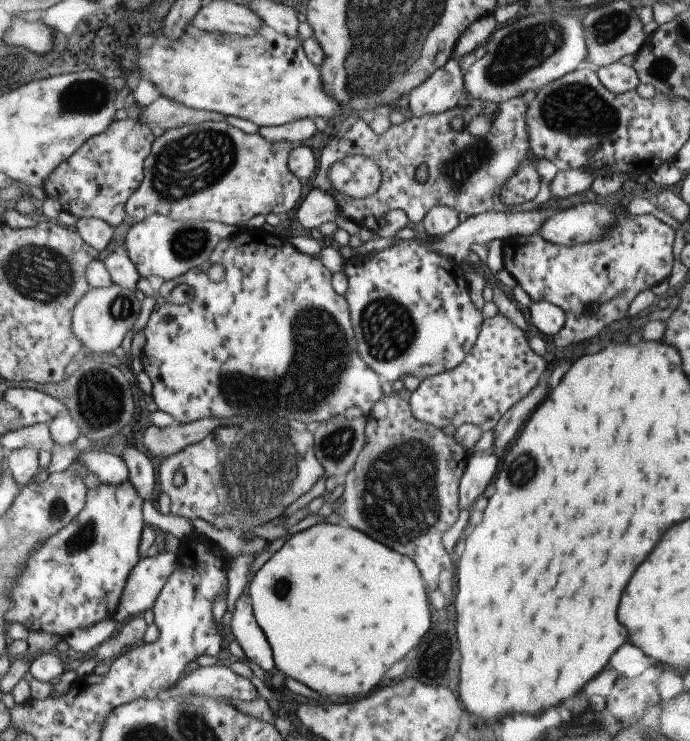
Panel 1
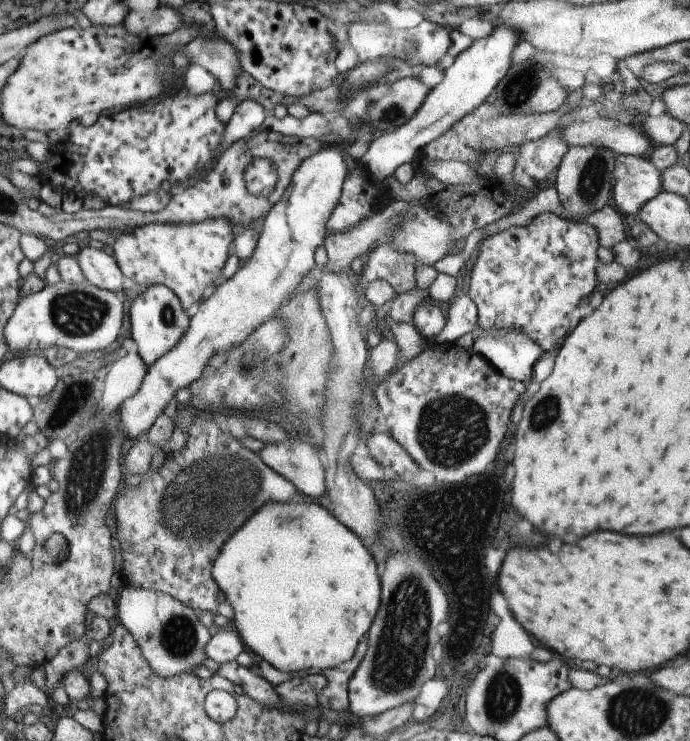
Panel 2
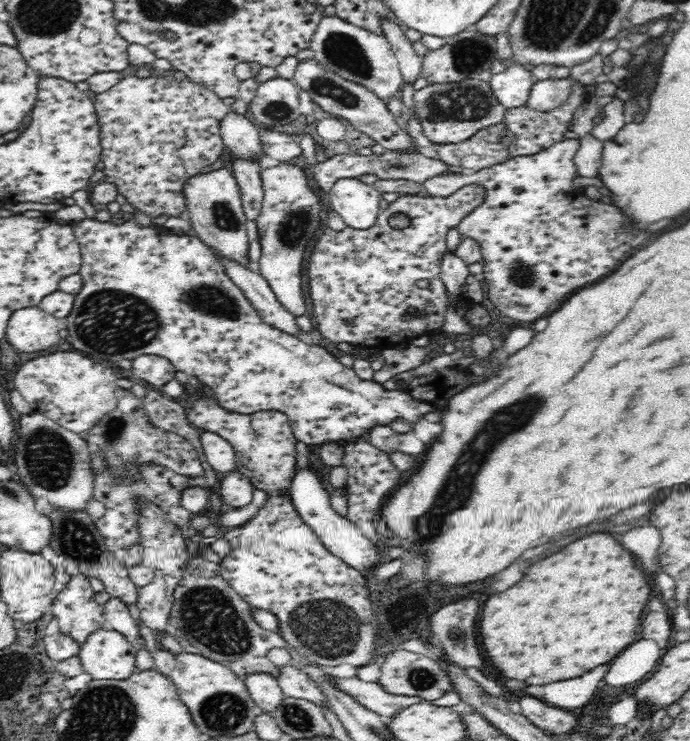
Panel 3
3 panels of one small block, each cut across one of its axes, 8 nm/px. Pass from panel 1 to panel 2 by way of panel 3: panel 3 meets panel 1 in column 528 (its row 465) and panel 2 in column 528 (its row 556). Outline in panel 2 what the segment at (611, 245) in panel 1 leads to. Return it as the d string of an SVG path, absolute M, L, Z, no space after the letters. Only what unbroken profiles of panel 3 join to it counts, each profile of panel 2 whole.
M540 213L525 226L509 227L482 239L475 264L469 272L467 290L469 298L476 306L477 331L503 327L507 331L523 332L540 346L543 354L553 354L547 342L563 338L571 330L569 314L573 308L586 301L594 290L594 268L598 261L596 248L599 246L592 226L551 213Z

